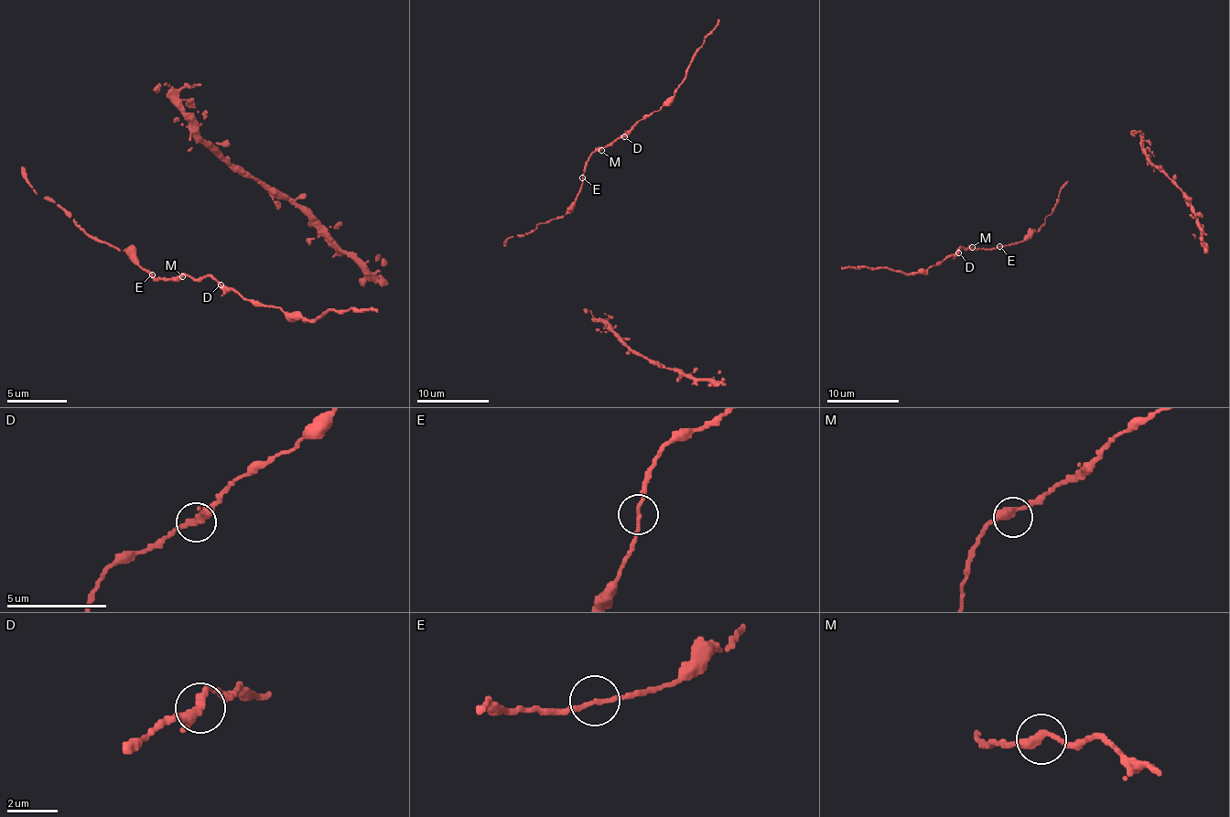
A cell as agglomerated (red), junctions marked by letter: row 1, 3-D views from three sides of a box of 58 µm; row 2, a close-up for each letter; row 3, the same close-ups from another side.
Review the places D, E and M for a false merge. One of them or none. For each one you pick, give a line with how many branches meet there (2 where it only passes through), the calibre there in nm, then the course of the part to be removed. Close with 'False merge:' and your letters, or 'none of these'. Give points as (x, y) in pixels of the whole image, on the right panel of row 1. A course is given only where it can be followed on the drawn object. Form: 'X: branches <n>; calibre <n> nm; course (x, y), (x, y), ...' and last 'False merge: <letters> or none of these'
False merge: none of these

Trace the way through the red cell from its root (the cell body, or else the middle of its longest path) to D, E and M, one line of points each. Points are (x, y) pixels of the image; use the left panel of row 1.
D: (36, 193), (59, 205), (90, 235), (125, 250), (156, 280), (185, 274), (197, 280), (209, 276), (221, 285)
E: (36, 193), (48, 196), (90, 235), (119, 250), (125, 250), (140, 268), (152, 274)
M: (36, 193), (48, 196), (59, 205), (90, 235), (119, 250), (125, 250), (156, 280), (182, 276)

